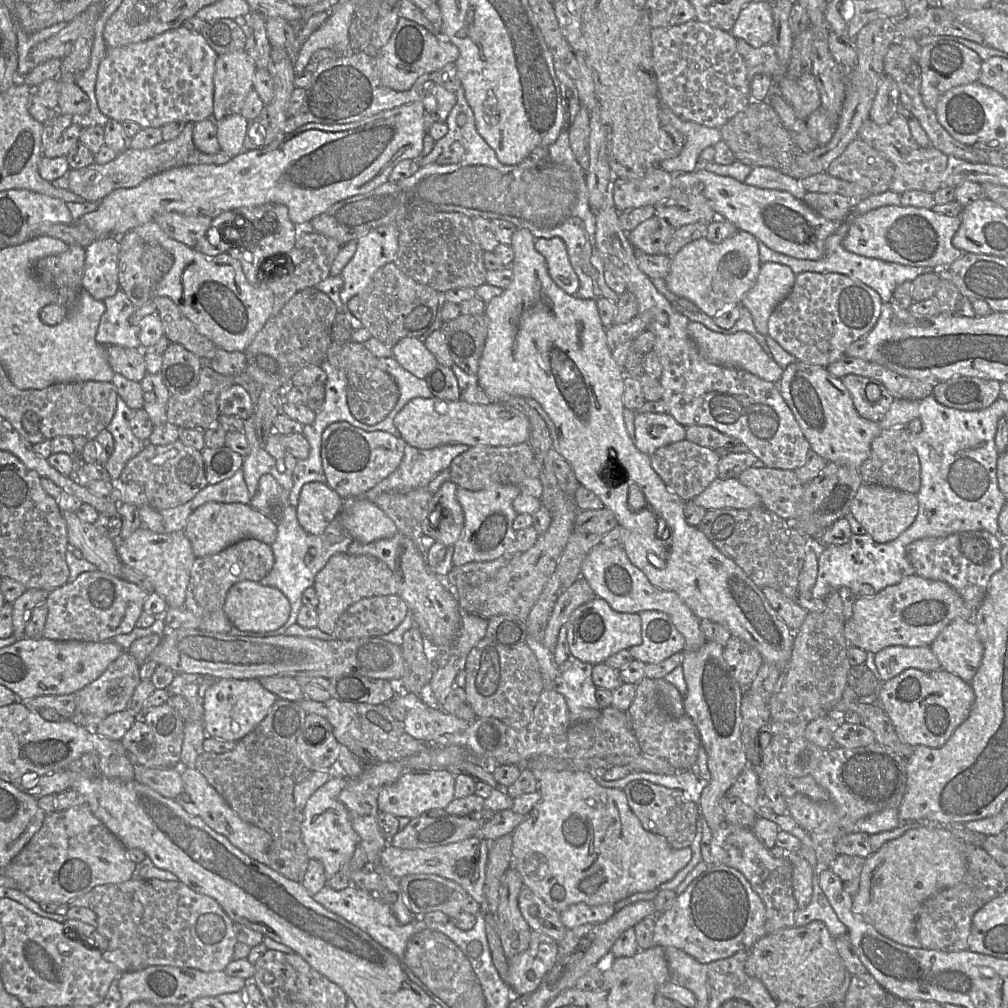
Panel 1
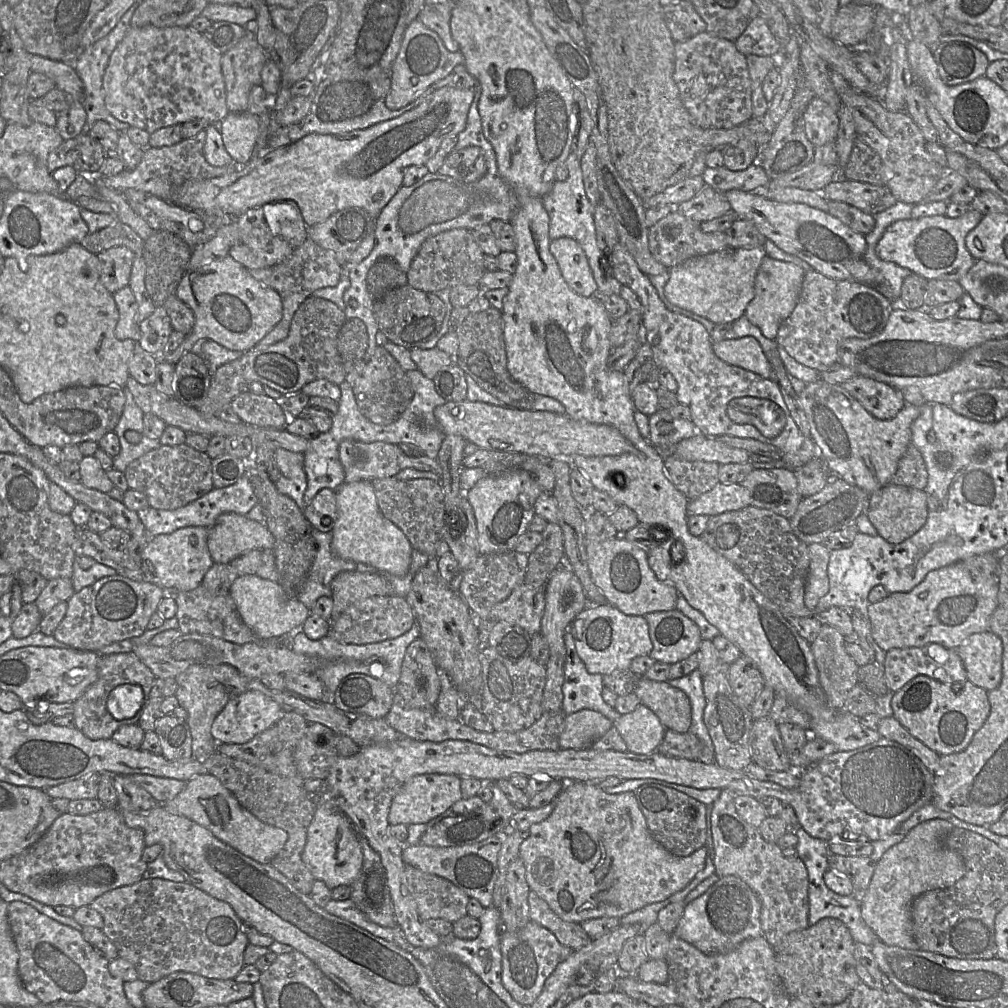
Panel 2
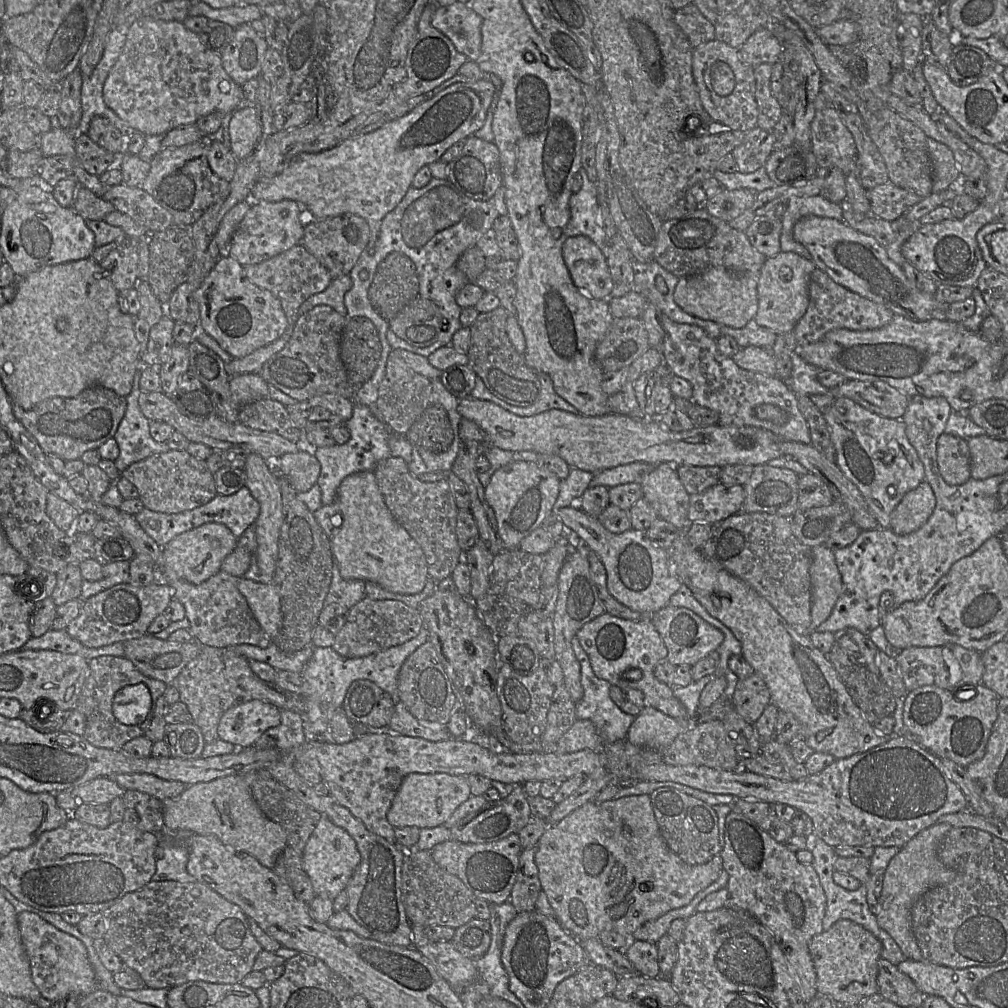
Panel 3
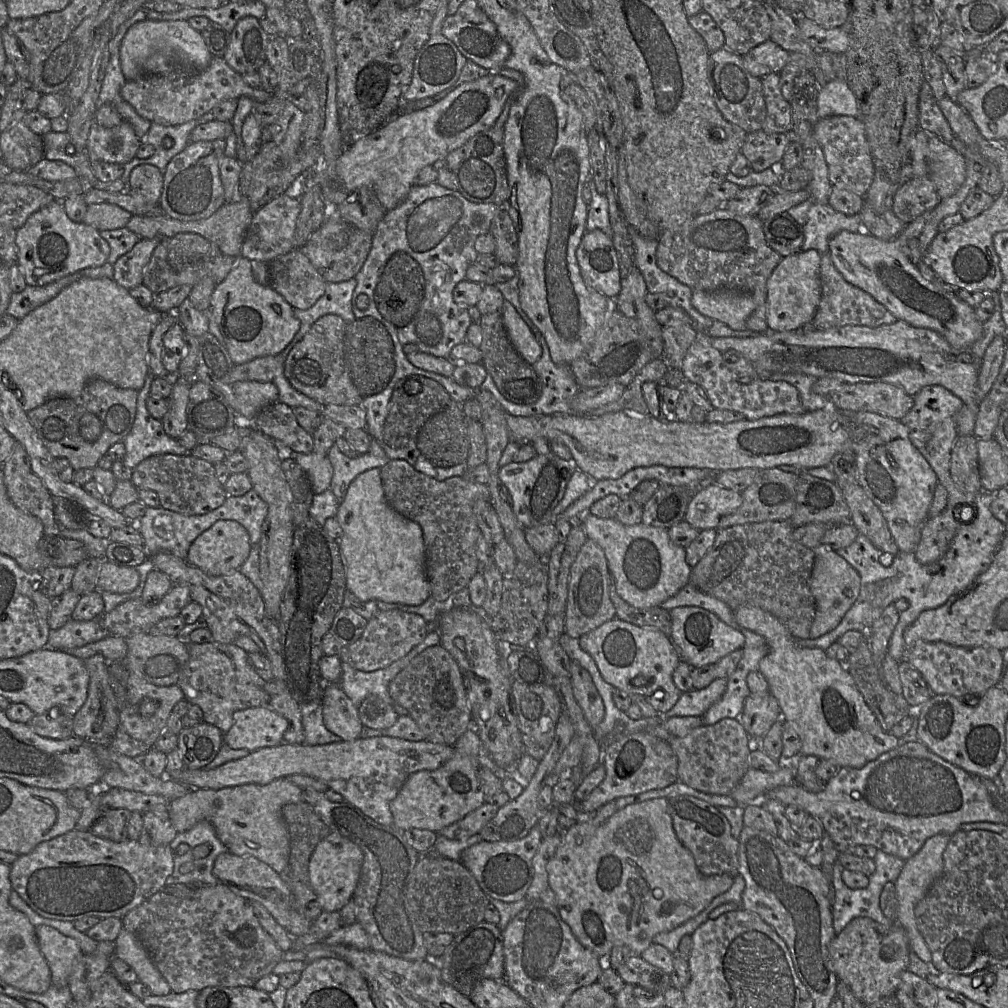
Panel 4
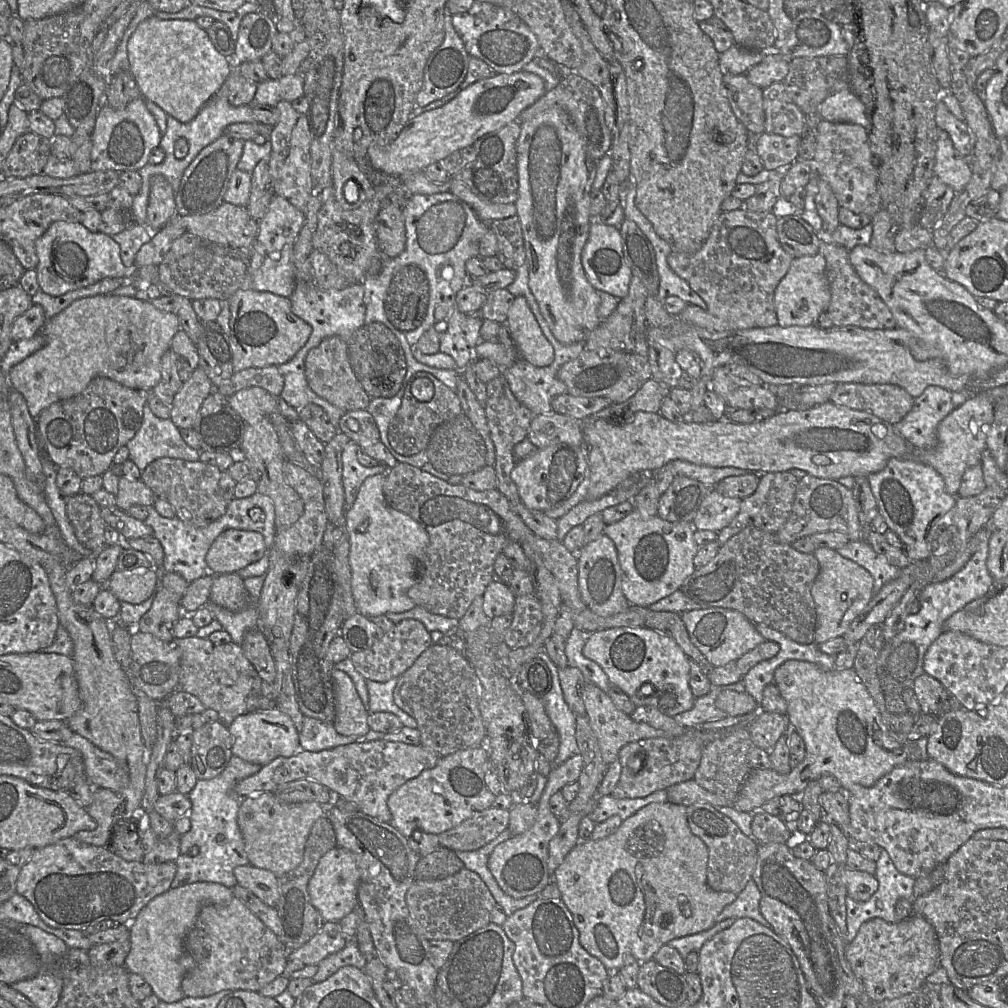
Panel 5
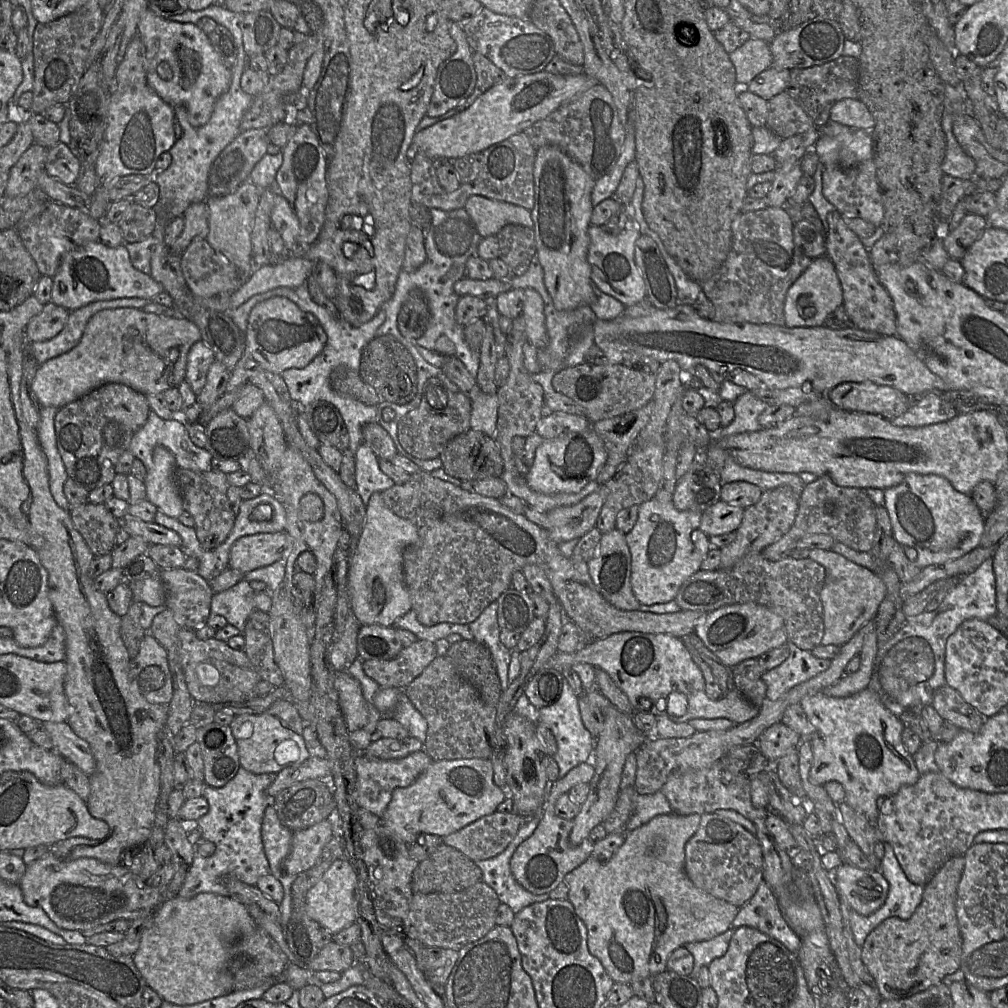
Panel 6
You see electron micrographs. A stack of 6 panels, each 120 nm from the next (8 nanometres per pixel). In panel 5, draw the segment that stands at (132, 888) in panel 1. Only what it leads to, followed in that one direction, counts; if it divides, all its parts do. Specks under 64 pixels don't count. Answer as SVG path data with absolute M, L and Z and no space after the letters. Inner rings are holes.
M236 897L226 905L203 906L194 926L185 937L184 947L195 960L194 966L181 983L182 991L187 997L206 997L224 990L260 992L267 984L282 976L288 963L288 951L280 938Z

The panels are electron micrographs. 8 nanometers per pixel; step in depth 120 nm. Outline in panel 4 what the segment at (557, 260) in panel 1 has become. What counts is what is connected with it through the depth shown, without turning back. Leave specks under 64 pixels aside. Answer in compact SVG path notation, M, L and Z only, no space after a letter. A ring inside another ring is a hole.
M599 229L586 231L576 259L584 282L610 299L621 290L620 263L611 237Z

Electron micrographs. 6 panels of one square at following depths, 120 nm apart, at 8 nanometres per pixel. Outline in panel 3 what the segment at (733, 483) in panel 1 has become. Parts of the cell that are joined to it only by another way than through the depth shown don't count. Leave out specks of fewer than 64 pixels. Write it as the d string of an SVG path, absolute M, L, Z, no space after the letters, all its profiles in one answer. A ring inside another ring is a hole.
M717 483L702 493L689 495L688 518L691 522L716 524L741 512L743 503L743 486Z

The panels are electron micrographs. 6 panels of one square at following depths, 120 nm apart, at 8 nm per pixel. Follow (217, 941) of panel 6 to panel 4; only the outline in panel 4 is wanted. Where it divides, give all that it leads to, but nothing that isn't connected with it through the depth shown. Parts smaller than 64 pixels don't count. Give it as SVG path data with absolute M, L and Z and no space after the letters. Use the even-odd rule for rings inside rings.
M122 930L114 941L115 956L126 962L155 996L172 992L168 982L154 965L148 951L131 932Z

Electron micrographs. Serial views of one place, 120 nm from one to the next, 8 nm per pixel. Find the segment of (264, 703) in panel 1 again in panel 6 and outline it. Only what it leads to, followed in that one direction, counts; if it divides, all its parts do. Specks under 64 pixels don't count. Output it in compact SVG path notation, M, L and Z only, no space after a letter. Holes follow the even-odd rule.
M279 700L261 714L236 715L230 728L237 743L241 767L254 774L277 774L285 767L304 762L311 756L303 738L305 723L290 700Z

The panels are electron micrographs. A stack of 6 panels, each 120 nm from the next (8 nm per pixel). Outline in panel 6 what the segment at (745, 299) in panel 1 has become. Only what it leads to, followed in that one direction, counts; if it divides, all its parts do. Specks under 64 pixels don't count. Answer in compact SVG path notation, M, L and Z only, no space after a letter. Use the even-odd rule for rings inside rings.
M825 255L815 258L787 291L784 305L785 326L789 328L824 326L828 315L842 304L843 291L833 262Z

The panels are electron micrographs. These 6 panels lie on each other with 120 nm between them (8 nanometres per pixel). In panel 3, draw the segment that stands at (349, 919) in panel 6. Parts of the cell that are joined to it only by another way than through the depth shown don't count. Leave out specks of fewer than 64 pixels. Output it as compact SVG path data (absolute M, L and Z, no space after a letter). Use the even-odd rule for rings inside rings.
M322 815L303 851L303 869L308 875L316 895L334 900L346 889L361 861L355 840L344 829Z

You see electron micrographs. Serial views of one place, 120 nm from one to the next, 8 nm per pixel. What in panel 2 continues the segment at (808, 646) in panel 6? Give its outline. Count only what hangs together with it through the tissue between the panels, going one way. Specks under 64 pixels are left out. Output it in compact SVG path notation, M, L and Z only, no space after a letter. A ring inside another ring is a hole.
M749 505L710 517L701 538L737 567L757 590L780 609L787 620L791 616L814 616L815 613L804 604L810 564L808 545L795 536L787 518Z

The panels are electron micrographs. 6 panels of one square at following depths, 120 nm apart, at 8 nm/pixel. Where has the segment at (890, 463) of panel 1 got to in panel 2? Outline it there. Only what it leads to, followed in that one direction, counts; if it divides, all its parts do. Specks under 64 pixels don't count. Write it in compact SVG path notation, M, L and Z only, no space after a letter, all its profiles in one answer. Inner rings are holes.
M912 443L899 459L890 484L924 490L927 484L926 466L921 453Z

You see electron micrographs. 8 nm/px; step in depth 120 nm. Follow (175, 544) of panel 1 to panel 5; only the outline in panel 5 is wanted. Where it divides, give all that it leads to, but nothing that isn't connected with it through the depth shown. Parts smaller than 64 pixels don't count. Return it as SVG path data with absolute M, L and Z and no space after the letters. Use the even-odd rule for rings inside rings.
M227 529L210 546L206 563L214 575L237 573L267 554L264 537L254 531Z

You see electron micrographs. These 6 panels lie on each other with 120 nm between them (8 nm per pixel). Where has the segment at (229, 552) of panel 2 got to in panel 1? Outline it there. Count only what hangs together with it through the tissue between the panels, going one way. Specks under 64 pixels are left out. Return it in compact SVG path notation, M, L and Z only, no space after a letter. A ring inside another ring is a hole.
M208 502L188 517L183 533L197 558L216 554L243 539L256 539L271 545L276 539L277 523L249 504Z

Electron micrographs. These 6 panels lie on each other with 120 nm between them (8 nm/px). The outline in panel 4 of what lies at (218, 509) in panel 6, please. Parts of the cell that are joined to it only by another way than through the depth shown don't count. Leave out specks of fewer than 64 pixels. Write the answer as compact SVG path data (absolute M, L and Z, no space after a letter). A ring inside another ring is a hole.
M192 454L151 456L133 469L130 481L137 489L156 492L161 508L188 516L207 514L220 507L228 497L215 475L214 465Z

